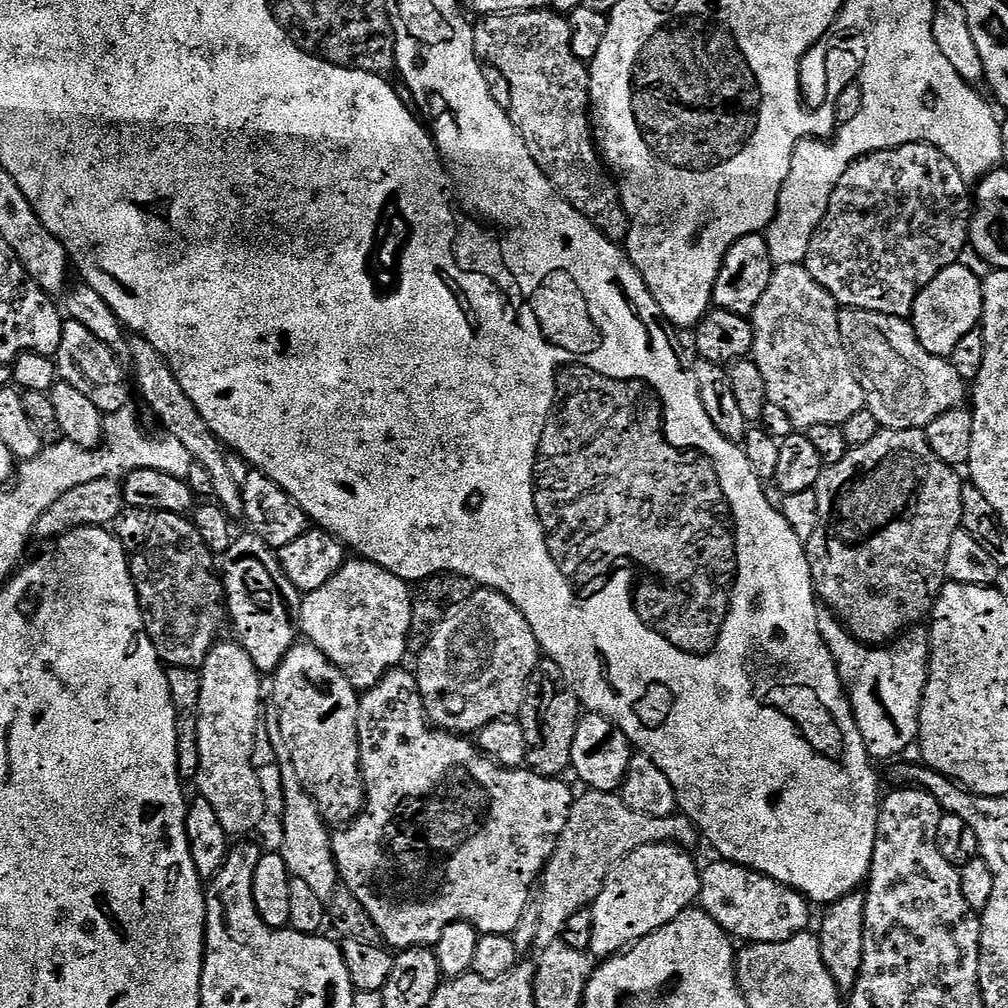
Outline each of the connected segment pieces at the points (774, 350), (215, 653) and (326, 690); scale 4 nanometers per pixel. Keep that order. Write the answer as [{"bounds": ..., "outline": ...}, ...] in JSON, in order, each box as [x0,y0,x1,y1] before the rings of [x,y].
[{"bounds":[752,264,867,430],"outline":[[[801,264],[779,265],[772,274],[770,286],[752,315],[756,342],[752,356],[765,379],[767,403],[781,407],[796,430],[807,430],[819,424],[843,426],[854,414],[865,409],[867,393],[854,361],[839,332],[840,306],[829,292]]]},{"bounds":[197,642,265,838],"outline":[[[218,642],[199,669],[197,792],[210,802],[218,822],[232,838],[257,831],[265,814],[264,790],[254,764],[262,700],[261,673],[241,643]]]},{"bounds":[270,642,366,825],"outline":[[[296,642],[292,646],[270,681],[276,708],[280,711],[278,723],[282,738],[288,751],[287,755],[298,774],[298,782],[302,782],[304,789],[311,794],[312,801],[333,825],[347,825],[366,808],[364,775],[360,772],[360,696],[357,689],[329,662],[322,650],[307,642]]]}]

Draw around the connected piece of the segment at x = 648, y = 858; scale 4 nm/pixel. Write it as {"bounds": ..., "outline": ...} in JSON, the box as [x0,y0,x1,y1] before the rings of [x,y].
{"bounds":[590,843,701,958],"outline":[[[675,843],[647,844],[607,869],[608,877],[606,872],[598,898],[590,905],[590,911],[594,914],[594,938],[590,949],[593,957],[611,958],[621,955],[639,940],[653,936],[660,928],[685,915],[689,911],[687,908],[697,903],[700,895],[701,869],[696,868],[695,862],[680,848],[683,847]]]}

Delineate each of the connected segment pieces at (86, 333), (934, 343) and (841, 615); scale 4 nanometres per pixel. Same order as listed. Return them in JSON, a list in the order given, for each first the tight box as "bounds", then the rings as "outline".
[{"bounds":[54,319,129,414],"outline":[[[74,319],[64,321],[62,342],[54,354],[54,363],[59,379],[68,383],[79,393],[94,402],[94,406],[103,414],[117,412],[129,407],[128,380],[124,377],[124,368],[112,348],[104,340],[99,340],[89,325],[82,325]]]},{"bounds":[911,262,984,357],"outline":[[[964,262],[951,264],[942,270],[918,294],[912,307],[911,324],[917,330],[921,347],[933,357],[951,357],[951,352],[971,334],[977,331],[984,315],[984,285]]]},{"bounds":[806,428,964,646],"outline":[[[922,428],[881,430],[871,442],[866,442],[866,446],[849,448],[848,453],[842,458],[842,462],[829,464],[827,468],[832,472],[836,472],[836,476],[832,476],[832,484],[828,484],[828,475],[825,472],[821,472],[816,483],[815,492],[818,496],[818,505],[822,509],[824,508],[824,500],[828,500],[828,496],[836,496],[836,492],[840,492],[840,504],[832,504],[832,508],[836,508],[836,516],[844,516],[844,512],[856,512],[856,504],[852,504],[852,492],[860,492],[860,488],[876,488],[876,484],[880,484],[880,488],[884,488],[884,484],[904,484],[904,488],[908,488],[908,492],[912,492],[912,500],[908,500],[908,508],[904,508],[904,516],[900,516],[900,524],[896,524],[896,528],[892,528],[892,532],[884,532],[884,536],[880,536],[880,540],[872,540],[872,544],[848,544],[848,548],[840,548],[840,556],[844,556],[844,564],[836,564],[836,572],[824,572],[824,568],[820,568],[820,535],[818,533],[814,534],[812,540],[806,544],[808,561],[812,564],[812,583],[818,589],[819,599],[823,603],[824,600],[828,603],[825,605],[836,613],[840,623],[857,640],[869,646],[884,646],[889,642],[895,641],[901,634],[915,629],[919,625],[916,623],[923,616],[925,619],[932,609],[936,607],[936,600],[948,580],[946,562],[950,554],[950,542],[954,542],[954,534],[961,531],[963,525],[960,523],[964,520],[964,484],[960,481],[959,474],[956,473],[959,471],[953,465],[942,462],[938,458],[938,454],[934,454],[934,450],[928,441],[928,433]]]}]

